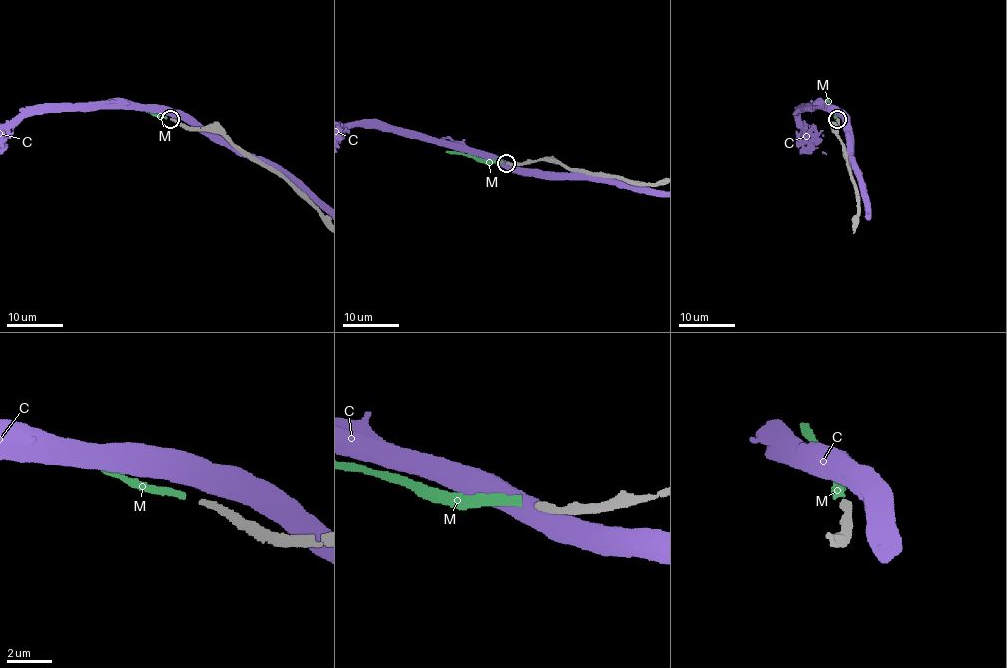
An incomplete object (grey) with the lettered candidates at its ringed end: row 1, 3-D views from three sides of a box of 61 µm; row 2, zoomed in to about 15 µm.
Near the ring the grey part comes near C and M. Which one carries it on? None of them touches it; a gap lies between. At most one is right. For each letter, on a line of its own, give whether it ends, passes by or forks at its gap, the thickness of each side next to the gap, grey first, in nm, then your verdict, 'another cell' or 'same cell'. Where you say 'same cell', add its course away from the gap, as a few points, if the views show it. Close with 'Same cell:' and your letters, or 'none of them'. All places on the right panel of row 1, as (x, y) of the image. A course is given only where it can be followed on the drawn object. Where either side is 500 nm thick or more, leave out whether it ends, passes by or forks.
C: calibres 260 and 750 nm; another cell
M: it ends; calibres 260 and 300 nm; same cell; course (837, 118), (824, 99)
Same cell: M

